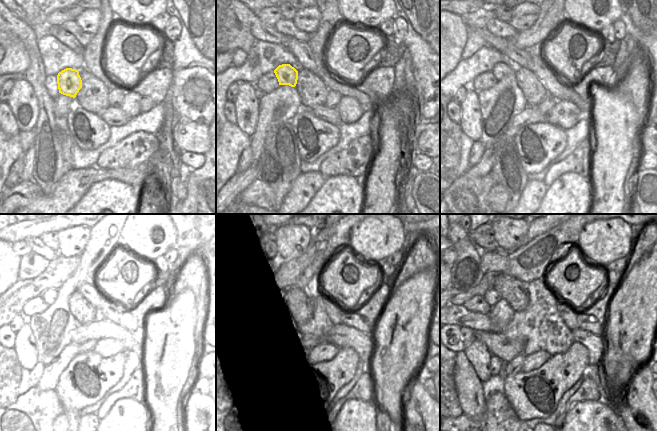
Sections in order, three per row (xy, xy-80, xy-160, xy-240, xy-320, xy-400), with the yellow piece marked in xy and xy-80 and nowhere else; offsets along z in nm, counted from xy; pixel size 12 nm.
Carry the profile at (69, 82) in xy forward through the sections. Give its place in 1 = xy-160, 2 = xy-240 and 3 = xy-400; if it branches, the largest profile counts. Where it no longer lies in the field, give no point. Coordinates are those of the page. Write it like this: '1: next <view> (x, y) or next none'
1: next xy-160 (500, 70)
2: next xy-240 (49, 296)
3: next xy-400 (491, 296)

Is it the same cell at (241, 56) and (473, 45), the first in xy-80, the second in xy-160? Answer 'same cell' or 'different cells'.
same cell

